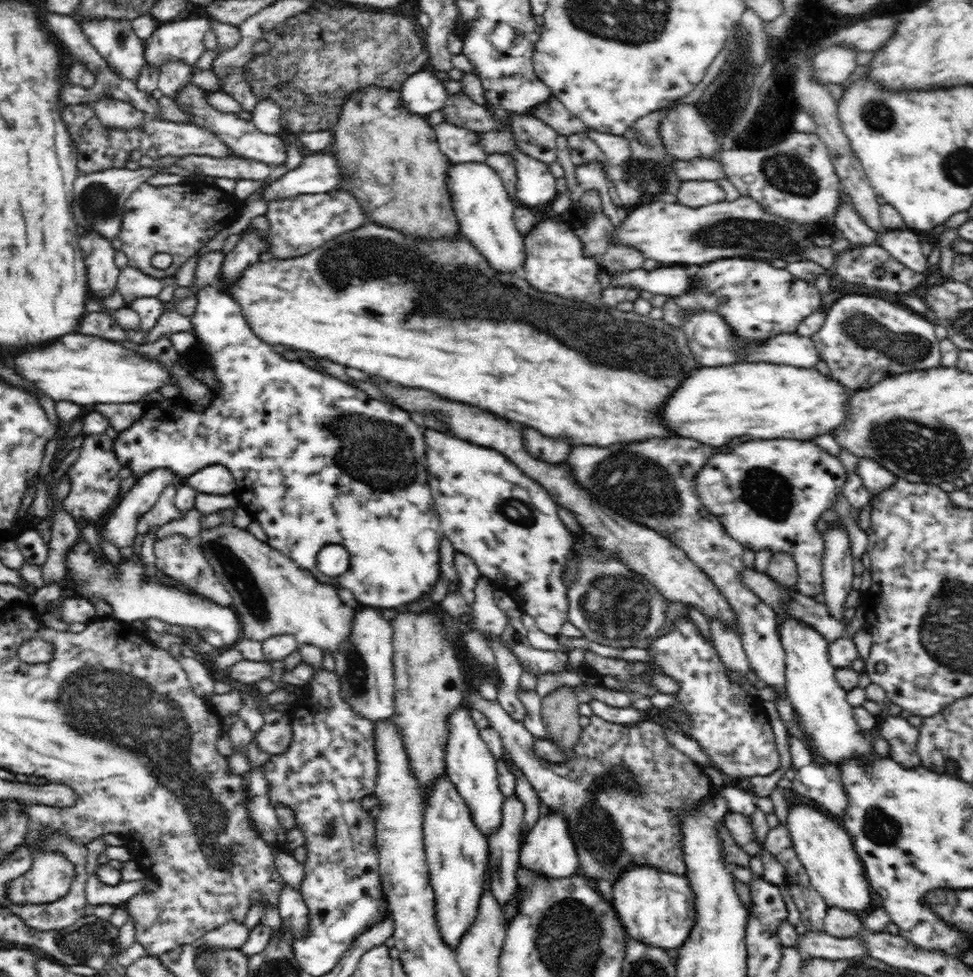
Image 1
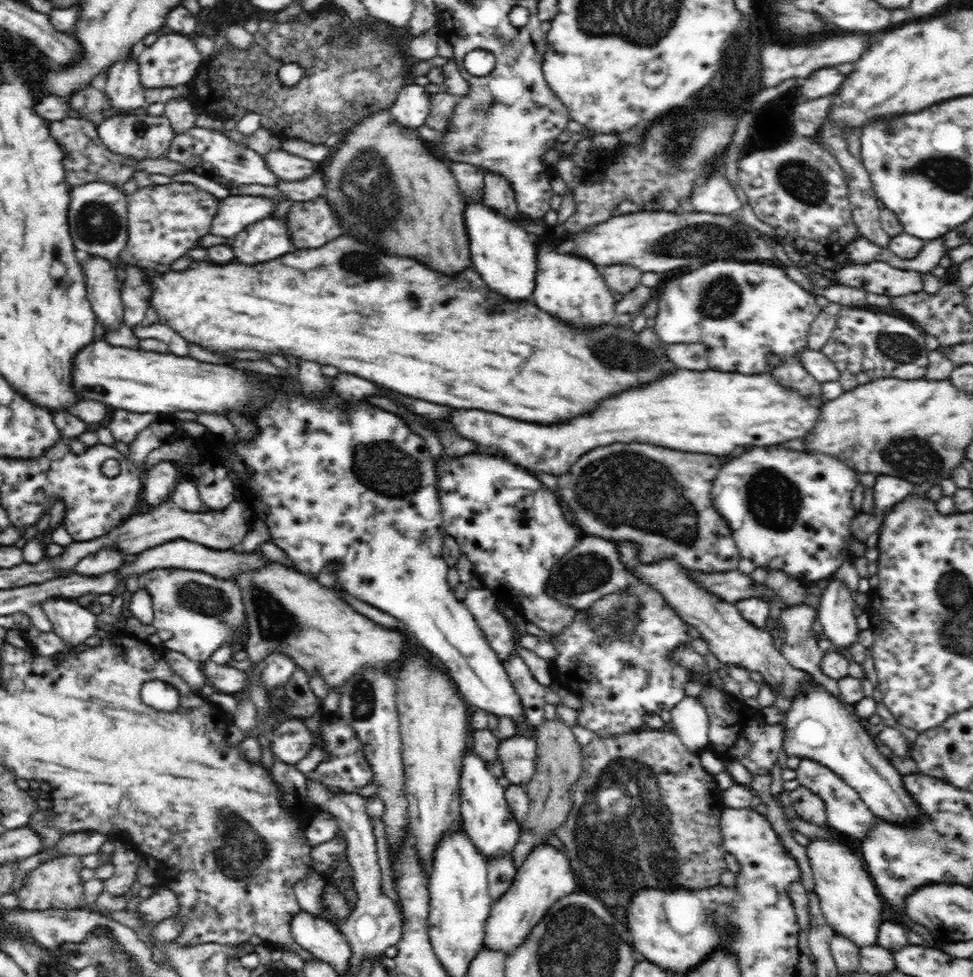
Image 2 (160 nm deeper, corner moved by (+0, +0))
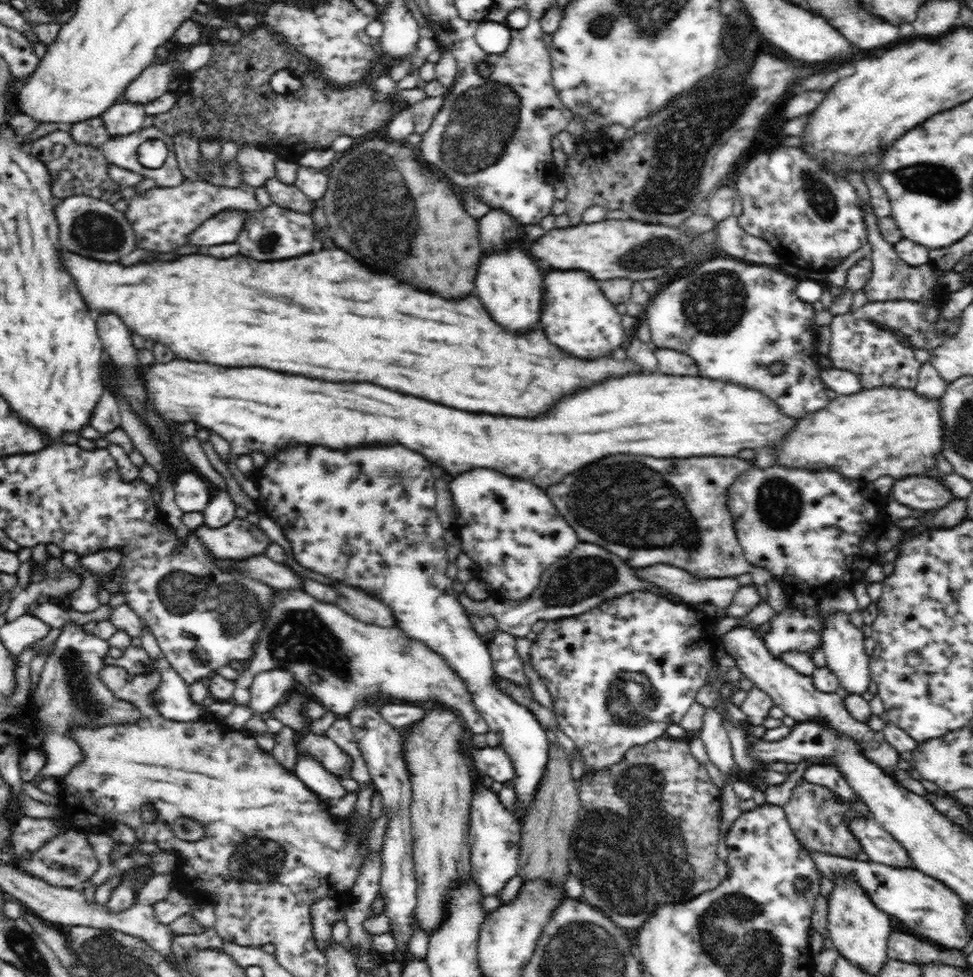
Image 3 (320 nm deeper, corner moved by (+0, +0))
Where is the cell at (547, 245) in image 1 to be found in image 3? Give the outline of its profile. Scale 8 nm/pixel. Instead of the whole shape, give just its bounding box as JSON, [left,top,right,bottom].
[541,268,626,360]

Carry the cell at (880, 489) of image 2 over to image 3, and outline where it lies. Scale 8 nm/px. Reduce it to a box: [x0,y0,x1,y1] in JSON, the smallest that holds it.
[890,475,955,512]

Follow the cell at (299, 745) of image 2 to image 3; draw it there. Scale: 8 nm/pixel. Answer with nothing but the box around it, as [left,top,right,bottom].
[295,731,354,777]

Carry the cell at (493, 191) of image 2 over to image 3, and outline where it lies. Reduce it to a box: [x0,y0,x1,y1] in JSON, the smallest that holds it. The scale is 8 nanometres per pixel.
[479,210,518,254]

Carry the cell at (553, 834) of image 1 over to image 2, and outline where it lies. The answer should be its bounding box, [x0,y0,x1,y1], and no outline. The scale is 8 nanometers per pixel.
[483,842,579,956]

